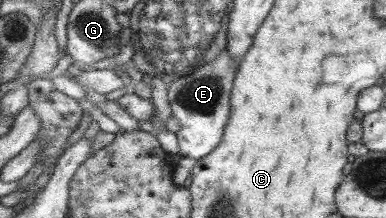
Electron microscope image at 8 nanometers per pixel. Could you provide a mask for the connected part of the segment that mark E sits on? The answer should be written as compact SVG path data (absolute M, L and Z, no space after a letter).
M222 49L214 59L202 63L202 67L194 67L186 76L167 82L167 99L172 116L179 121L180 129L175 133L178 154L183 158L200 159L212 153L214 147L224 137L225 126L228 125L230 111L230 89L236 77L238 63L230 59L230 53Z

